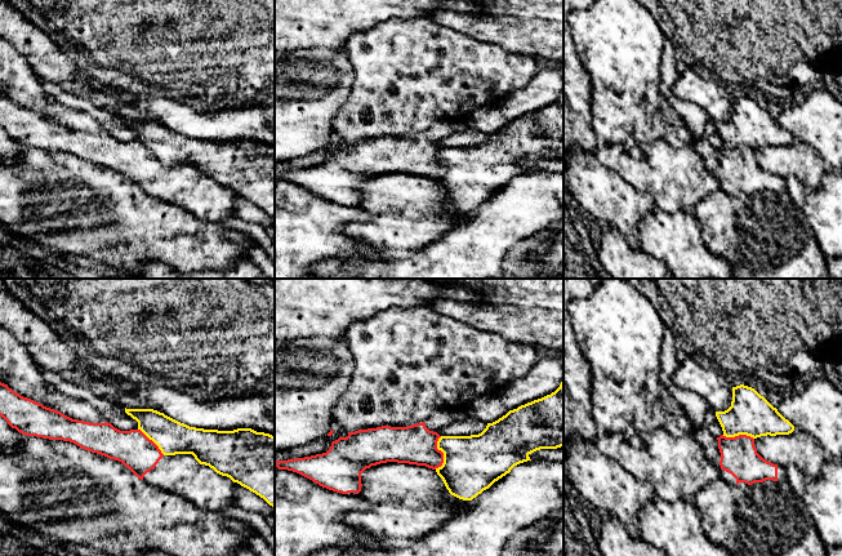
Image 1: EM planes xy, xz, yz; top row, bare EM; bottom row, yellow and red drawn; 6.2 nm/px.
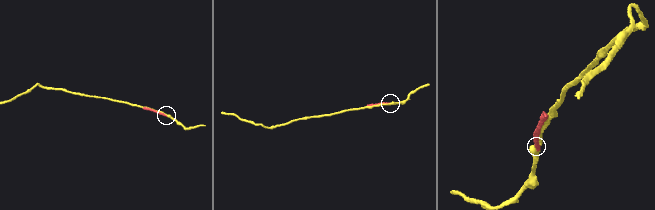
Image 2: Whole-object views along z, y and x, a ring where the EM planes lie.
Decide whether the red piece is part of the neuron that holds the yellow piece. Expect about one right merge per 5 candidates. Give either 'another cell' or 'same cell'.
another cell

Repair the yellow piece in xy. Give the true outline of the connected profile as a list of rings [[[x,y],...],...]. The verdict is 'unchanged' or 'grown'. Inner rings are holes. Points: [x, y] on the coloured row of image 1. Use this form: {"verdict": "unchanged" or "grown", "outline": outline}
{"verdict": "unchanged", "outline": [[[126,409],[164,455],[192,454],[200,464],[255,493],[275,508],[275,436],[251,428],[218,431],[190,427],[153,409]]]}

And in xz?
{"verdict": "unchanged", "outline": [[[563,381],[551,395],[509,410],[498,421],[487,423],[478,435],[441,436],[437,449],[444,453],[444,463],[436,472],[451,495],[472,501],[509,473],[514,466],[531,461],[529,457],[531,453],[561,446],[563,446]]]}

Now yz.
{"verdict": "unchanged", "outline": [[[744,384],[732,387],[731,406],[725,412],[716,412],[716,417],[726,437],[747,435],[757,439],[794,431],[794,426],[776,408],[754,388]]]}

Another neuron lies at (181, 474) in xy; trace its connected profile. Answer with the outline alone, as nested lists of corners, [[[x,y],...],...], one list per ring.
[[[0,382],[0,417],[26,436],[70,441],[115,459],[138,479],[219,513],[235,503],[235,482],[200,464],[192,454],[164,455],[141,430],[120,431],[111,423],[72,419],[14,392]]]

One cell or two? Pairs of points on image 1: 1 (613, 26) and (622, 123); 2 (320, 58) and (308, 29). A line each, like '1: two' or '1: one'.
1: one
2: two

